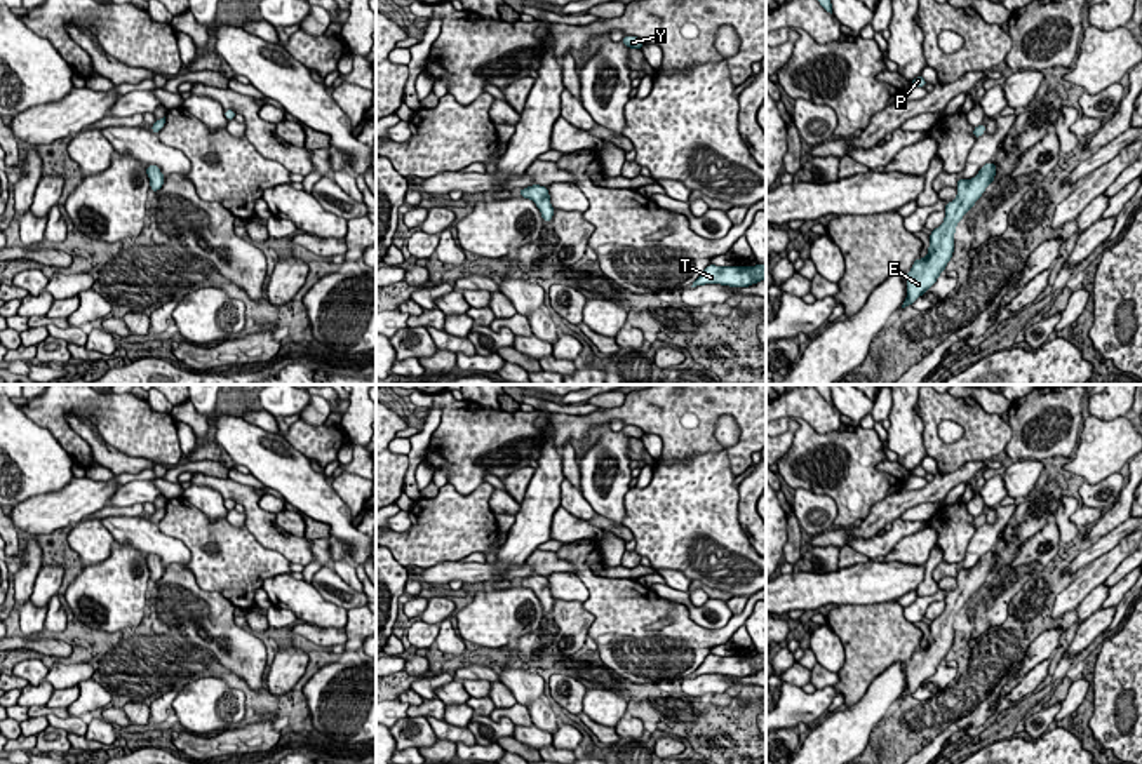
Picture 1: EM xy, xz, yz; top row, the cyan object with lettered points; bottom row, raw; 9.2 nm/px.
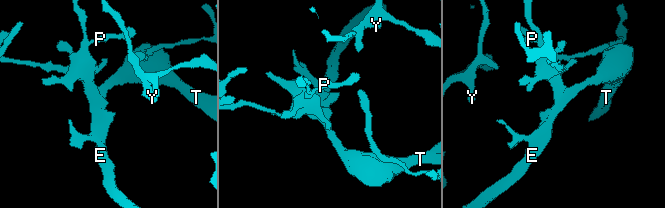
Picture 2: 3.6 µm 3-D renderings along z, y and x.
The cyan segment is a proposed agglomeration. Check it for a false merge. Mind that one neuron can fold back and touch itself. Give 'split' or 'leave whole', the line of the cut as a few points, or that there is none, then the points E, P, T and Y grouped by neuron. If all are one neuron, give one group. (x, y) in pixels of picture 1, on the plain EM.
leave whole; no cut; E P T Y

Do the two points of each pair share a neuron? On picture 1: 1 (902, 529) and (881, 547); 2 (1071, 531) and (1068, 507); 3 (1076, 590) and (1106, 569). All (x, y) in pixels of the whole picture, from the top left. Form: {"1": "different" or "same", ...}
{"1": "same", "2": "same", "3": "same"}

